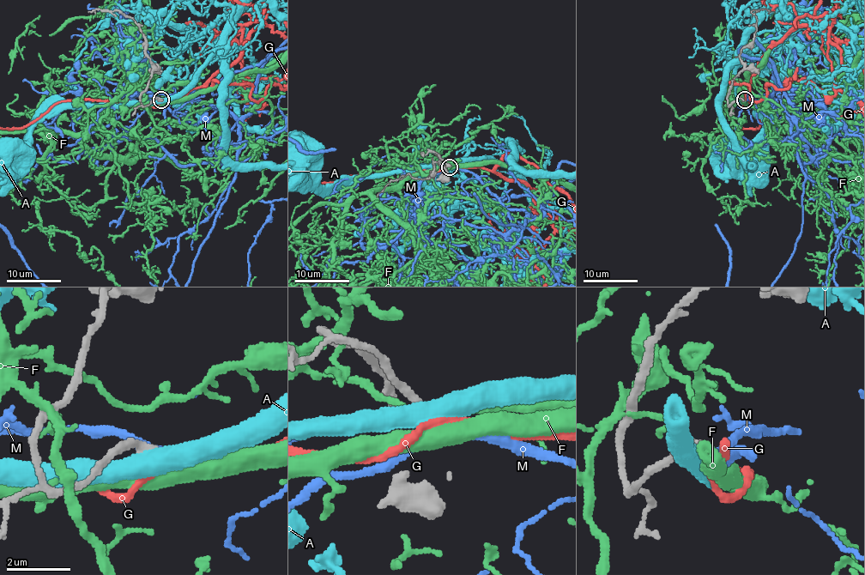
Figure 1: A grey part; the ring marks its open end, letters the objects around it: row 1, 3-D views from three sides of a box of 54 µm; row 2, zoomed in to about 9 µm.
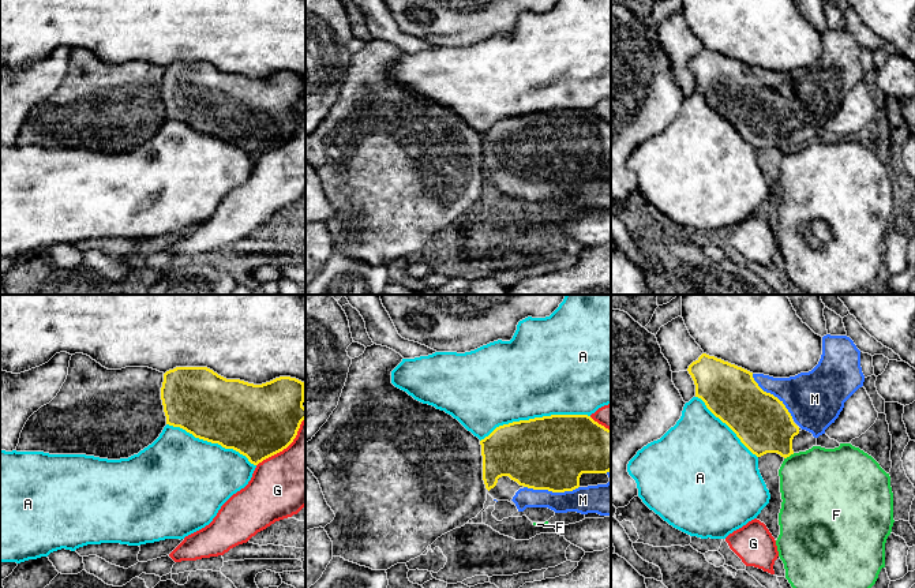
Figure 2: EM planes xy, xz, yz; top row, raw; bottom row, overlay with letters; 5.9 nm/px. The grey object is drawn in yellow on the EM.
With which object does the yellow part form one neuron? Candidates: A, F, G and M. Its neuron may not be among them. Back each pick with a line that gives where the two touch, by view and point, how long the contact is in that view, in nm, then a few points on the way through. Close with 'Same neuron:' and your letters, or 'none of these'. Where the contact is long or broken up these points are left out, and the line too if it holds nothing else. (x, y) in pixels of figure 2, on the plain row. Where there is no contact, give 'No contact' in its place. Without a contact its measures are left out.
M: Touches yellow at xz (551, 184). Shared border 320 nm
Same neuron: M

